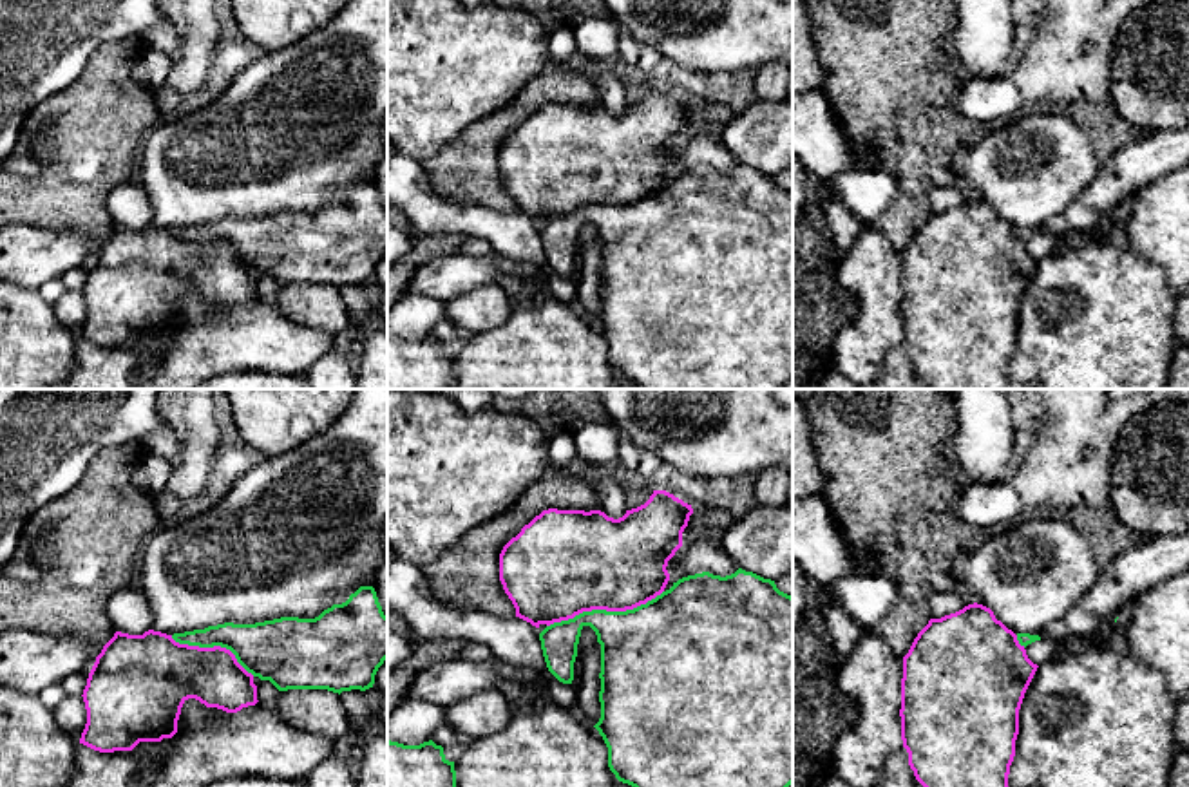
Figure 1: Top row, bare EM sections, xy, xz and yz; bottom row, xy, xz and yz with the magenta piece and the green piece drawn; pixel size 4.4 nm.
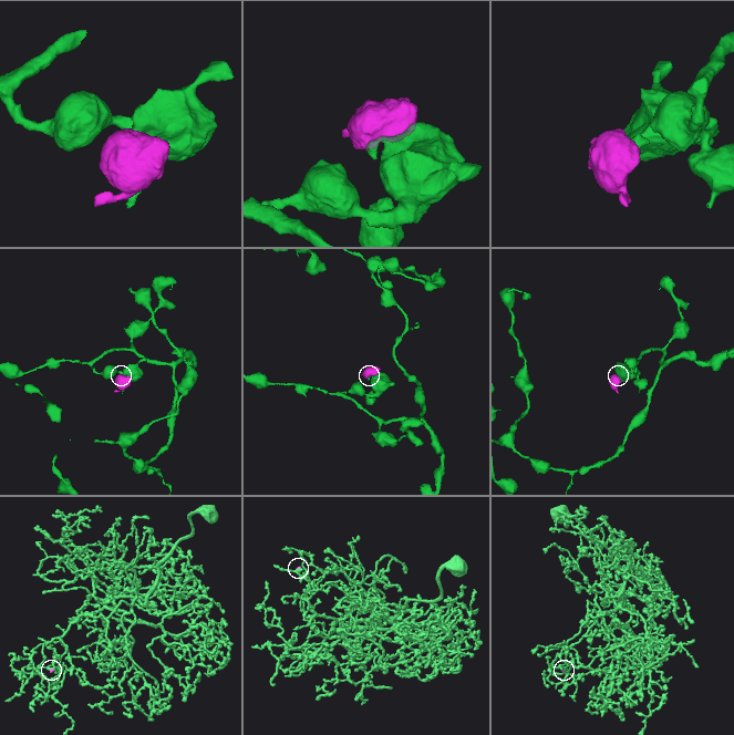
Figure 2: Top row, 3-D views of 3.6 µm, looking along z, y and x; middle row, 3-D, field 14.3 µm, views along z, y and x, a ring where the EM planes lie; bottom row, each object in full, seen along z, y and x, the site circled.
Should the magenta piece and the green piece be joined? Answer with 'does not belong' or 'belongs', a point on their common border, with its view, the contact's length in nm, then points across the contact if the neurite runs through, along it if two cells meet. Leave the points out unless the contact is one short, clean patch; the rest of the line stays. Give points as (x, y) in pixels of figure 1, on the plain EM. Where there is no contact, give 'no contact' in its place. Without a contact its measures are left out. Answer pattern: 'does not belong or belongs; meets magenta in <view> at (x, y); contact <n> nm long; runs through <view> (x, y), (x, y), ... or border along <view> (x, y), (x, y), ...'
does not belong; meets magenta in xz at (605, 203); contact 550 nm long

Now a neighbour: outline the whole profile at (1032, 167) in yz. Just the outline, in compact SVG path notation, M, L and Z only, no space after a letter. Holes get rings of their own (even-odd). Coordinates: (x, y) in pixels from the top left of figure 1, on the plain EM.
M1066 110L1015 116L968 148L959 163L961 185L970 197L990 203L1015 230L1037 230L1061 215L1097 170L1099 156L1091 139Z

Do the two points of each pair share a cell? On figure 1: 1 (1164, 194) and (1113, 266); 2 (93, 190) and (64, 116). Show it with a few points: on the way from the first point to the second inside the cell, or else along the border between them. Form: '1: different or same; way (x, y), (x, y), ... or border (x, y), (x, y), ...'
1: different; border (1121, 237), (1162, 270)
2: same; way (75, 172), (71, 169), (71, 134)

